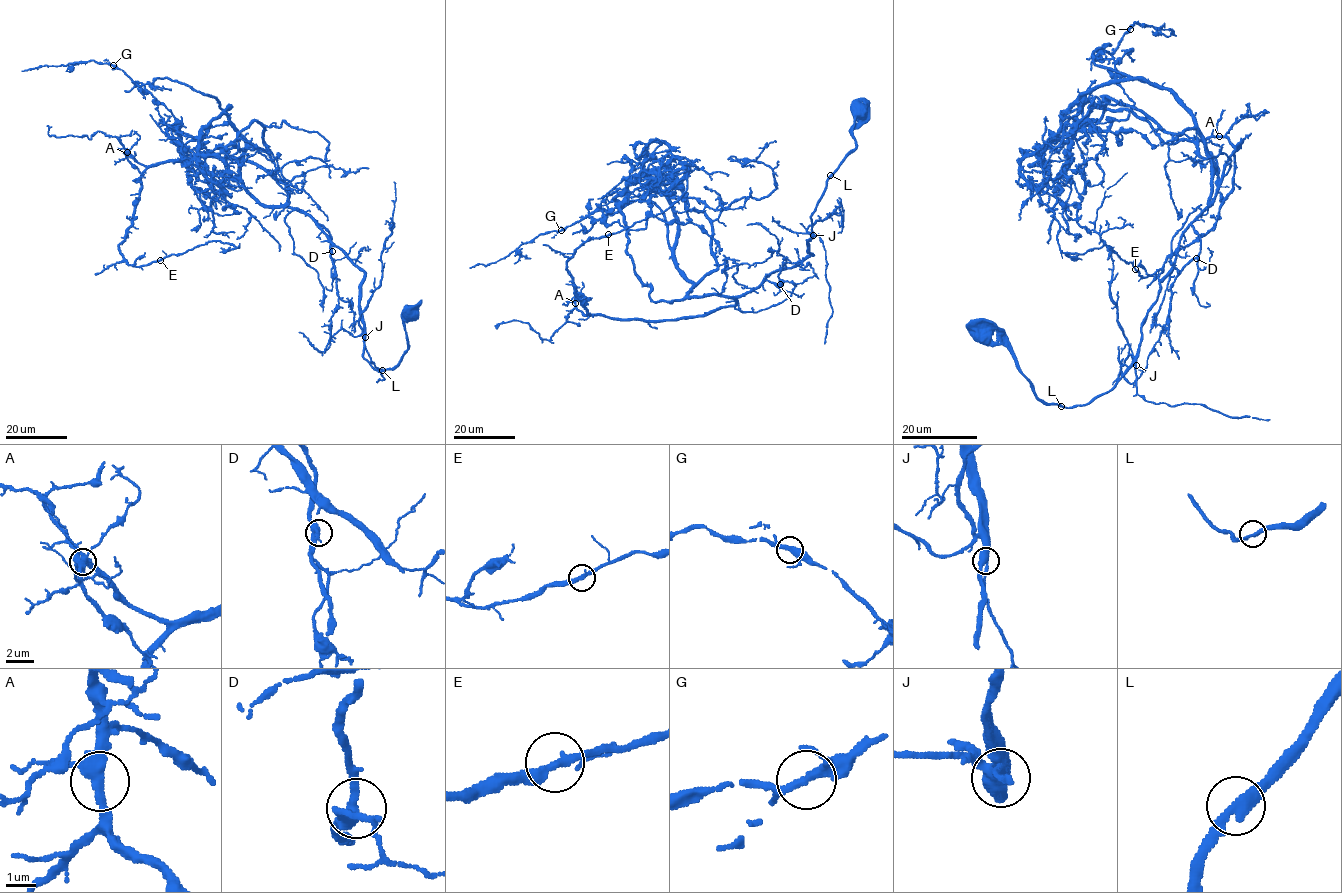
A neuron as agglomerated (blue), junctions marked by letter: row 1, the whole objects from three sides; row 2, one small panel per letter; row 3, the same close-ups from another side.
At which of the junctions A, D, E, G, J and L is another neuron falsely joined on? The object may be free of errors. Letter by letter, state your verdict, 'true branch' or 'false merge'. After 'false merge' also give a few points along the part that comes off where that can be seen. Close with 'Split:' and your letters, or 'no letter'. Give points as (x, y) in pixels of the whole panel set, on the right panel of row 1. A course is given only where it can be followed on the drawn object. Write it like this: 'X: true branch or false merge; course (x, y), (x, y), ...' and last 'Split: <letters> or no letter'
A: true branch
D: true branch
E: true branch
G: true branch
J: true branch
L: true branch
Split: no letter

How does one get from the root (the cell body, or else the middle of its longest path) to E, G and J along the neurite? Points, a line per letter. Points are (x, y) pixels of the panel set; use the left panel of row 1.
E: (409, 313), (401, 361), (375, 369), (364, 272), (240, 160), (143, 173), (118, 249), (134, 266), (160, 260)
G: (409, 313), (401, 361), (375, 369), (364, 272), (307, 215), (237, 179), (216, 192), (181, 124), (112, 65)
J: (409, 313), (404, 321), (408, 349), (394, 368), (379, 372), (372, 366), (363, 356), (365, 337)

